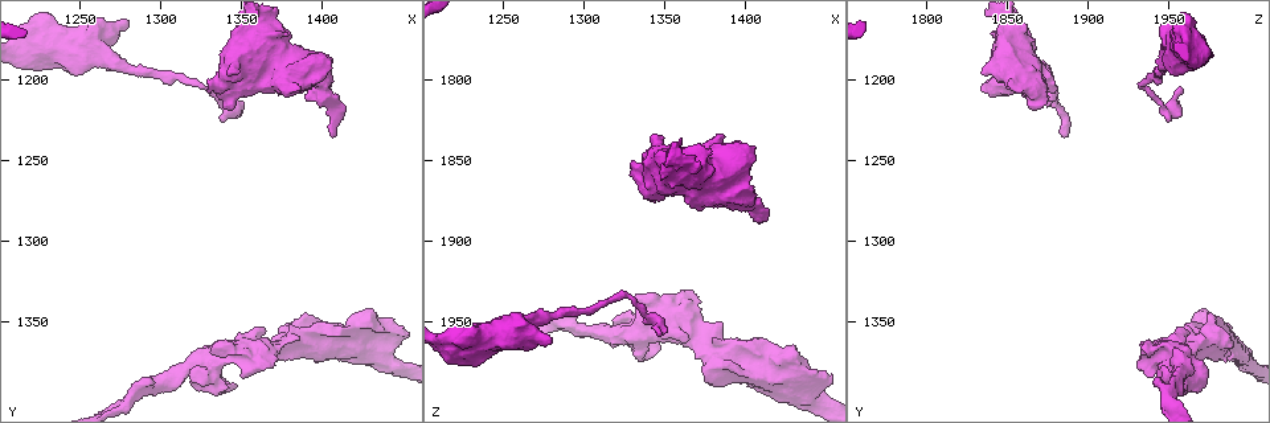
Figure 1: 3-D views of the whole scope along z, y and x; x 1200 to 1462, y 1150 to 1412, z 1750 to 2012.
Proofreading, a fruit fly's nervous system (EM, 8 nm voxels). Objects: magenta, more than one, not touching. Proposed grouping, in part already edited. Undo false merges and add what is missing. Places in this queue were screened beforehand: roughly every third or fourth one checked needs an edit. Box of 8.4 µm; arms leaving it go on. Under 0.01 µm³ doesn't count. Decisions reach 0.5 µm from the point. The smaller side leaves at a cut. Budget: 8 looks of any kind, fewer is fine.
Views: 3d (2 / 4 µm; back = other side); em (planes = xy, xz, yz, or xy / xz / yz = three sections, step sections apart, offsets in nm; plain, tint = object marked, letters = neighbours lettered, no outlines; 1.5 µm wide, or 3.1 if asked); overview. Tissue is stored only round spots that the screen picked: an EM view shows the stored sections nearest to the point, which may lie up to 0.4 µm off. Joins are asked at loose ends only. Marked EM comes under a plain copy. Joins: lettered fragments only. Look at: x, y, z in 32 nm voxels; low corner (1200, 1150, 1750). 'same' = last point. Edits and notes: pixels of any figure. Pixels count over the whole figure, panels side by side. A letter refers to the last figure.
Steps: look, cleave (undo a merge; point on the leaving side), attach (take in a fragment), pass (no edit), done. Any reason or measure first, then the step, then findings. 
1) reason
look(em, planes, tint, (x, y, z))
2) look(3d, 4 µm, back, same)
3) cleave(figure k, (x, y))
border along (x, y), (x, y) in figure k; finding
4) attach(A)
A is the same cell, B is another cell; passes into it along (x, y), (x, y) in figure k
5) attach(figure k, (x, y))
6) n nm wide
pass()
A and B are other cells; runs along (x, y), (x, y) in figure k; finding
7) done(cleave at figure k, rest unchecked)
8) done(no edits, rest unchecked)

free end
look(3d, 2 µm, (1410, 1234, 1884))

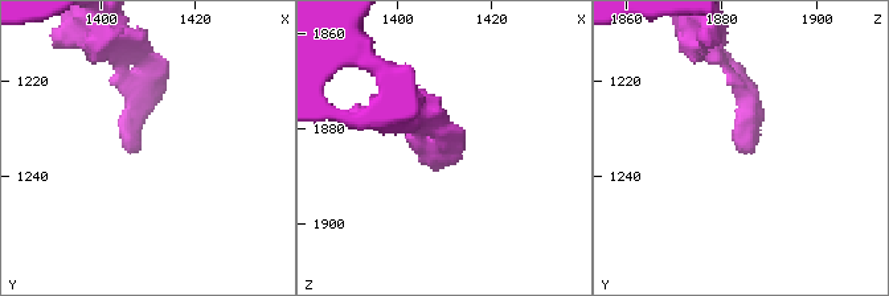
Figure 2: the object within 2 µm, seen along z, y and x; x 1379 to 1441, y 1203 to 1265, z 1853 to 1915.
look(em, yz, step 8, letters, (1407, 1235, 1885))

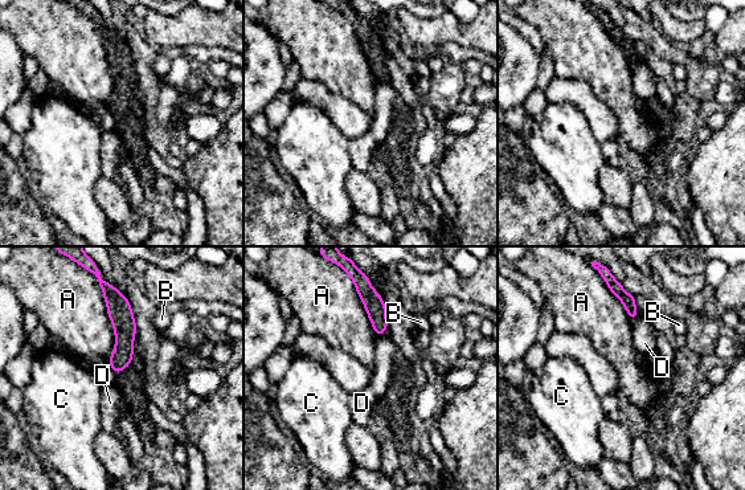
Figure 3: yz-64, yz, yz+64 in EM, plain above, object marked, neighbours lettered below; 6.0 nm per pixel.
look(em, planes, letters, same)

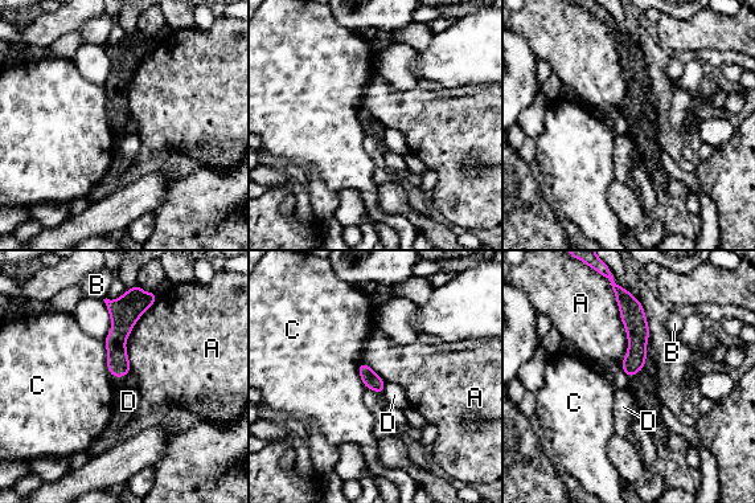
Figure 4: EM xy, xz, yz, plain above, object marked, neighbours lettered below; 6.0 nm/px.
130 nm wide
attach(D)
D is the same cell, A, B and C are other cells; passes into it along (370, 379), (382, 388), (394, 395) in figure 4; it goes on there

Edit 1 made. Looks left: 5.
look(overview)

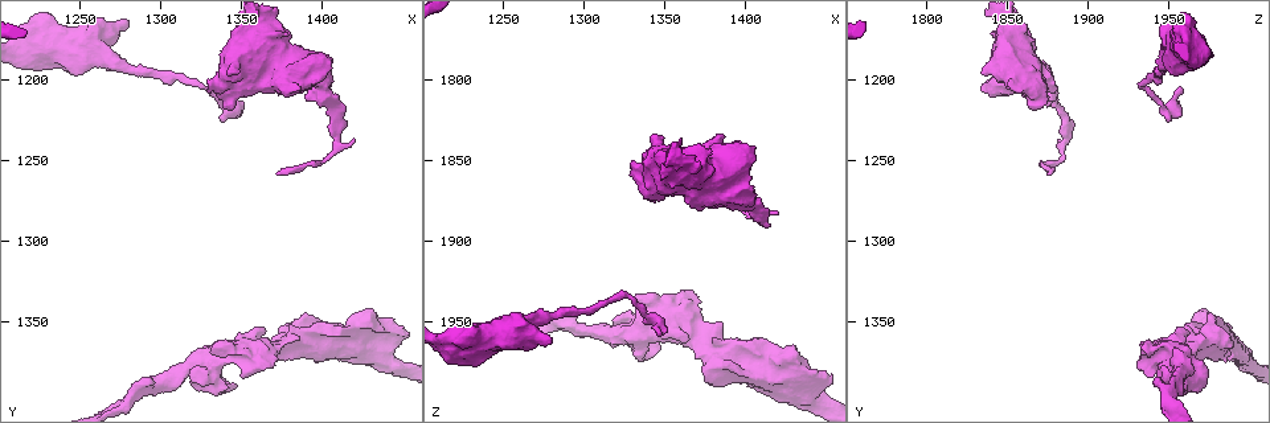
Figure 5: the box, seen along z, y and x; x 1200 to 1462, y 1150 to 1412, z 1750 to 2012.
abrupt turn
look(em, yz, step 4, tint, (1324, 1378, 1958))

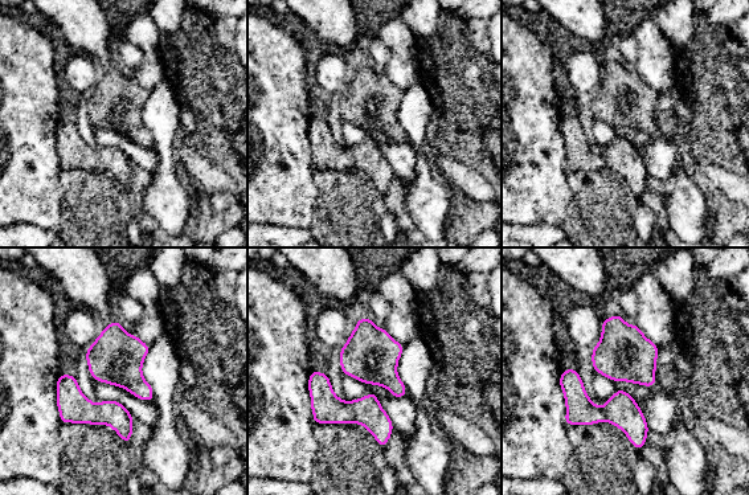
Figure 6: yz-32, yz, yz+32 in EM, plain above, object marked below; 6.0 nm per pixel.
cut it another way
look(em, planes, letters, same)

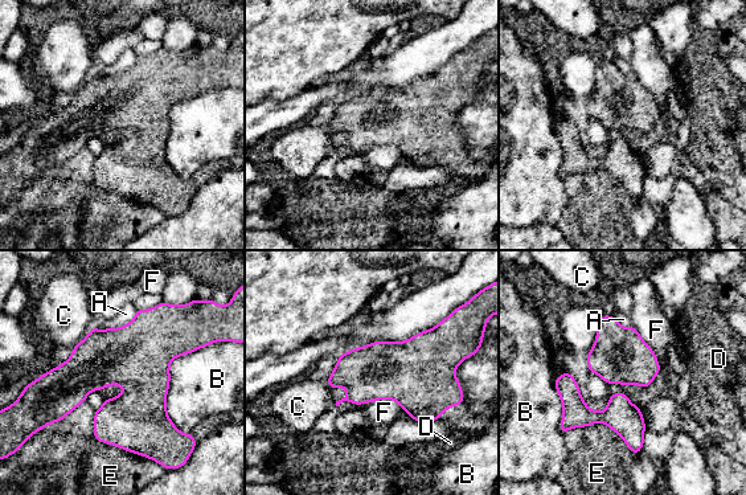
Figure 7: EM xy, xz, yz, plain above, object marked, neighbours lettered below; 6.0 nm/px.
340 nm wide
pass()
A, B, C, D, E and F are other cells; border along (339, 406), (394, 400), (402, 409) in figure 7; continuous, no second neuron

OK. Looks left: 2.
look(em, xz, step 4, tint, (1356, 1168, 1852))

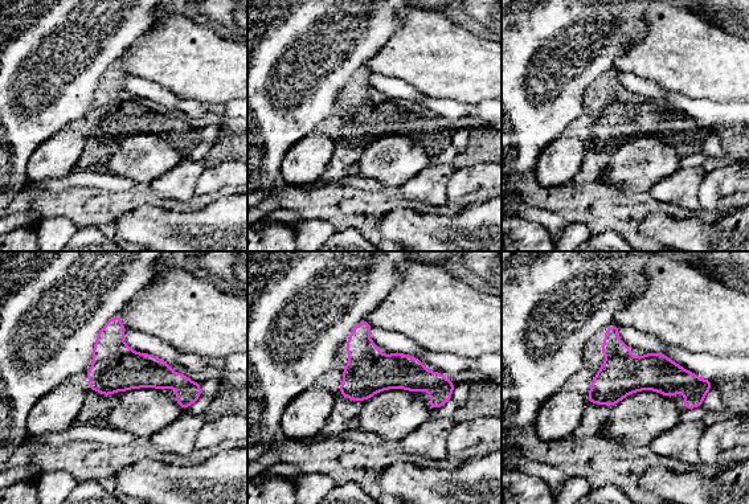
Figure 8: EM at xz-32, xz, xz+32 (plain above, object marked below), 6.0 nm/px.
look(em, planes, letters, same)

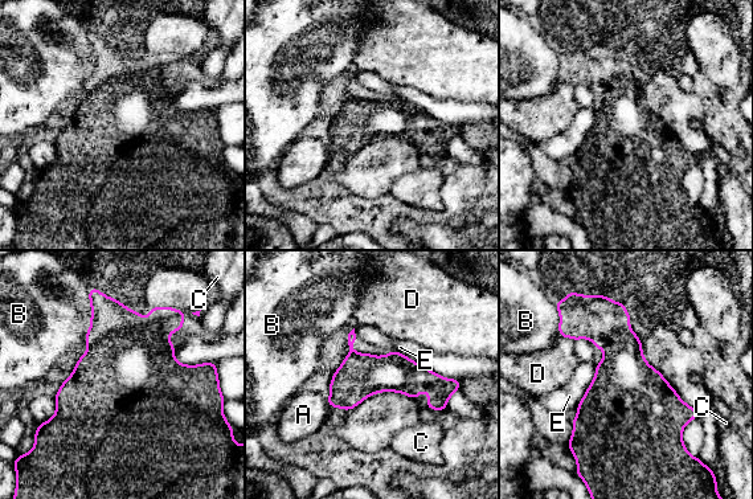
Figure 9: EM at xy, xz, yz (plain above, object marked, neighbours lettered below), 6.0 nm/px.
pass()
A, B, C, D and E are other cells; continuous, no second neuron

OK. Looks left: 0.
done(attach at figure 4, rest unchecked)

